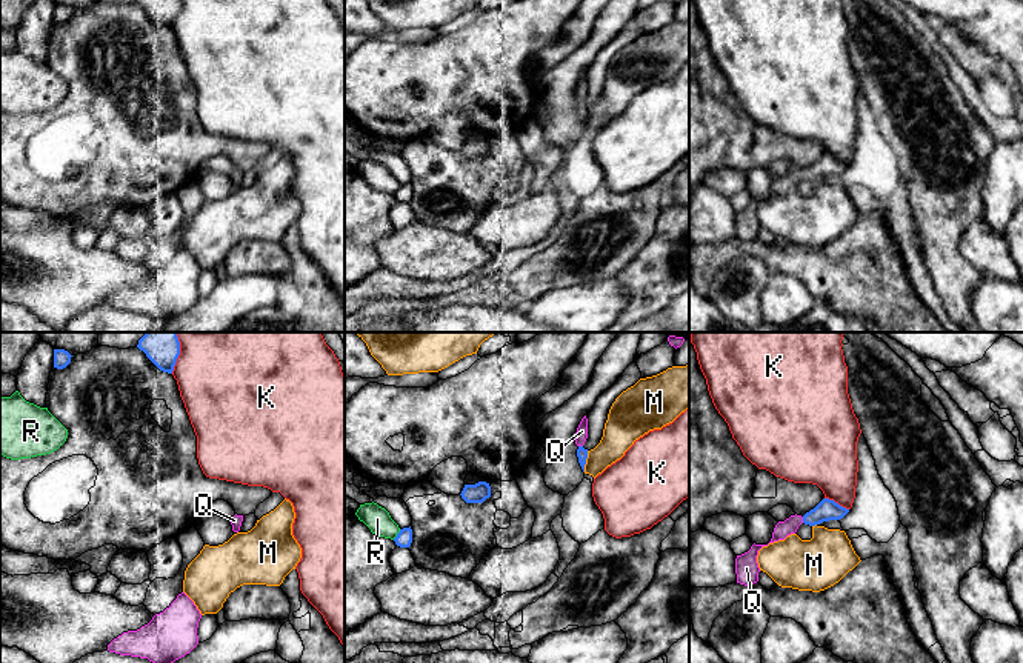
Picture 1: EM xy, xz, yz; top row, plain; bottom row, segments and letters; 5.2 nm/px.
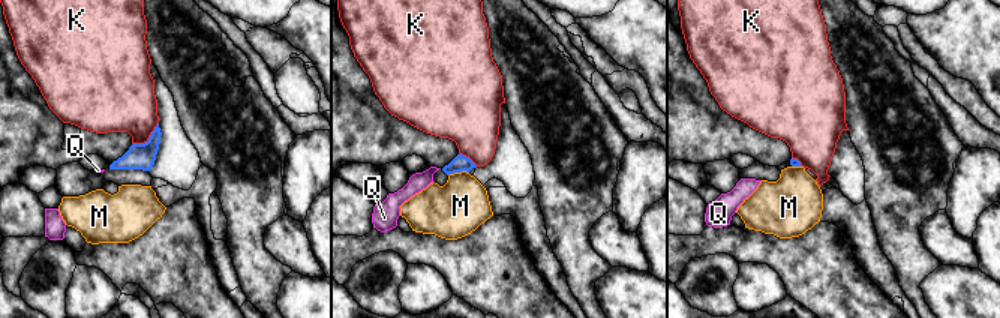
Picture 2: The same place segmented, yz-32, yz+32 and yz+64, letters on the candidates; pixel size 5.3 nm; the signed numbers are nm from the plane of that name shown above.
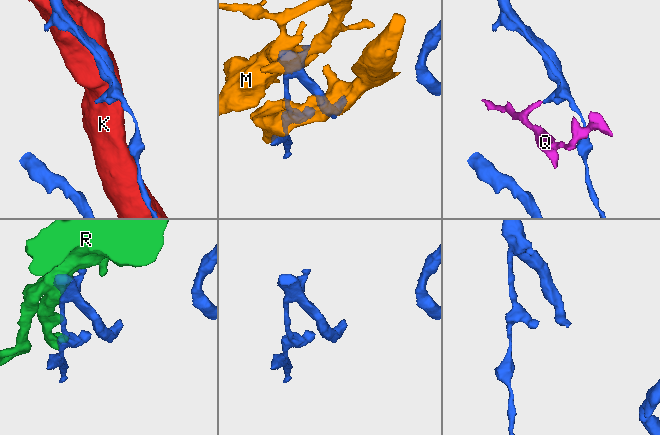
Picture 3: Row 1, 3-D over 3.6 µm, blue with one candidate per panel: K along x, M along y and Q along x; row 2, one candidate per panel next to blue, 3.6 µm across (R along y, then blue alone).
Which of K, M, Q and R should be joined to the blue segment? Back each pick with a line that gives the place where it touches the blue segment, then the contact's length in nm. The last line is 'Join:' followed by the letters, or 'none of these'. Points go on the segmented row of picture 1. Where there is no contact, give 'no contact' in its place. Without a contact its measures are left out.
Q: meets blue in yz at (803, 520); contact 30 nm long
Join: Q

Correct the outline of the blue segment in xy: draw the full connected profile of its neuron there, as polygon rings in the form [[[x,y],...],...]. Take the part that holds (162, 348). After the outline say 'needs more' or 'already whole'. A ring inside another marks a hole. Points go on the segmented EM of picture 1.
[[[145,332],[137,348],[163,372],[172,374],[180,355],[177,332]]]; already whole

